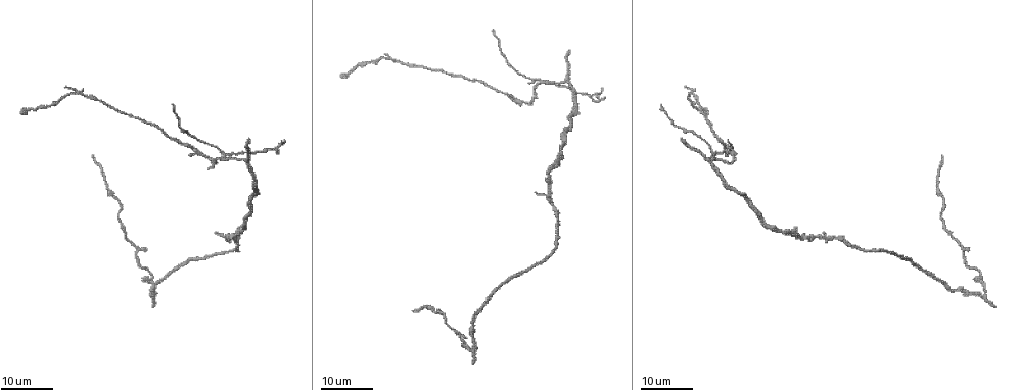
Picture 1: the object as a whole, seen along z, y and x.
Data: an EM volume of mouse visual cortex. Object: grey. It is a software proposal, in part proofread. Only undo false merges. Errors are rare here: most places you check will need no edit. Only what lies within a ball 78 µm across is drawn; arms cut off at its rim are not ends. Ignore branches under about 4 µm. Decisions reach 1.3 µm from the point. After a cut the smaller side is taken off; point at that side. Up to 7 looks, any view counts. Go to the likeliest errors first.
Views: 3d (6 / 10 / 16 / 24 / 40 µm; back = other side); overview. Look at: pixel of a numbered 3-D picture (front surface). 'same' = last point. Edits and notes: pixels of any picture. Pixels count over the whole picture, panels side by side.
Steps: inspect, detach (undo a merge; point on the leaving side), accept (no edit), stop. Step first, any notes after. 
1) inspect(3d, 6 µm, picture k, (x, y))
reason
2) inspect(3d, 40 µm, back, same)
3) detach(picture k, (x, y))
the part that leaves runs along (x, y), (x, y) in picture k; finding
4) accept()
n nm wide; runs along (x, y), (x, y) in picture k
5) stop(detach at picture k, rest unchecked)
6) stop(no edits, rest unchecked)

inspect(3d, 16 µm, picture 1, (223, 155))
arms part here

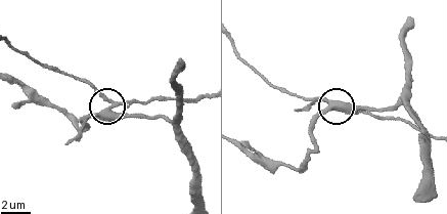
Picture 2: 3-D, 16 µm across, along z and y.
inspect(3d, 6 µm, picture 2, (111, 104))
closer look

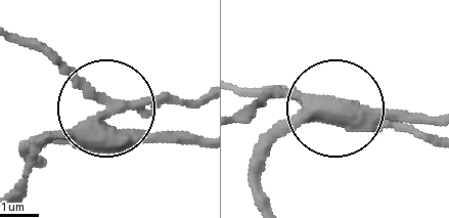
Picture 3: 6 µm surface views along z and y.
detach(picture 3, (64, 73))
the part that leaves runs along (85, 126), (91, 99), (52, 60), (13, 41) in picture 3; two cells meet here

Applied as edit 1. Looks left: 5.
inspect(3d, 24 µm, picture 1, (564, 80))
four or more arms meet

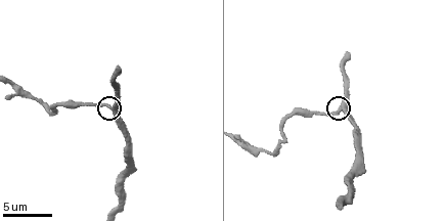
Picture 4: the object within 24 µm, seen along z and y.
inspect(3d, 6 µm, picture 4, (340, 107))

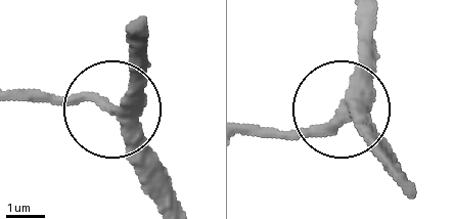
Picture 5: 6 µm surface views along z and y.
accept()
4 arms; all the same cell

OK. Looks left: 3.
inspect(3d, 16 µm, picture 1, (981, 279))
thick turns thin

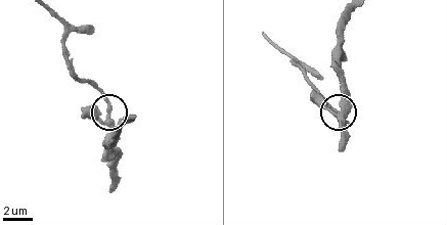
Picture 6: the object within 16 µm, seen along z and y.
inspect(3d, 6 µm, picture 6, (109, 116))
closer look

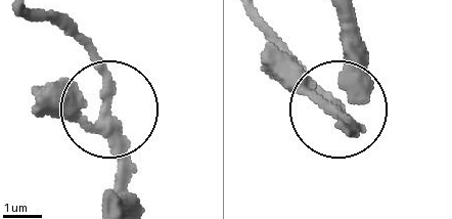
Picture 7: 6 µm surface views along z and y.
accept()
240 nm wide; continuous, no second cell

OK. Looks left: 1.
inspect(3d, 6 µm, picture 4, (29, 96))
calibre changes

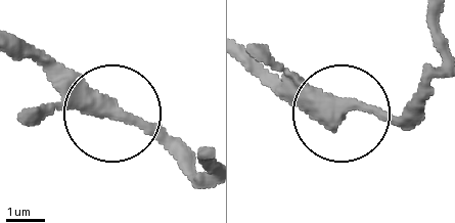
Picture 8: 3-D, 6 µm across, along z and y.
accept()
continuous, no second cell

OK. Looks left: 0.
stop(detach at picture 3, rest unchecked)

